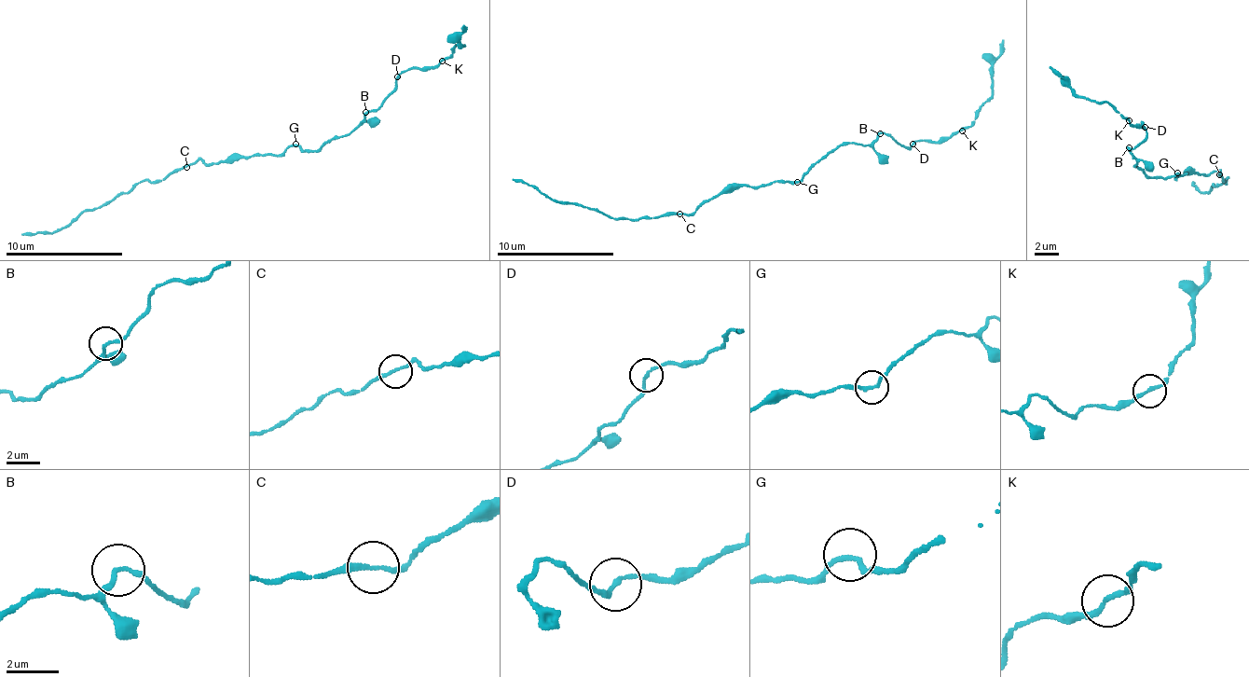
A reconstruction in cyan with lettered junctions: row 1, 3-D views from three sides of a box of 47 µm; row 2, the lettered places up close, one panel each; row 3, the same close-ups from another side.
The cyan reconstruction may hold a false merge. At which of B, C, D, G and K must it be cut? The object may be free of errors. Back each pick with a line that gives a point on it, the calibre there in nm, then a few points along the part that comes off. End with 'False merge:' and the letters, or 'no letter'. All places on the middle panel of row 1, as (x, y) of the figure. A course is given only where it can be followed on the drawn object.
False merge: no letter

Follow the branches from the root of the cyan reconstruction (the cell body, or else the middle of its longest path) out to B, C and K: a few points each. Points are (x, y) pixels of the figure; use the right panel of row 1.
B: (1177, 175), (1157, 180), (1136, 170), (1135, 157), (1129, 147)
C: (1177, 175), (1181, 177), (1189, 169), (1203, 174), (1217, 170), (1219, 174)
K: (1177, 175), (1157, 180), (1136, 170), (1128, 149), (1146, 137), (1146, 129), (1144, 122), (1141, 128), (1130, 121)

